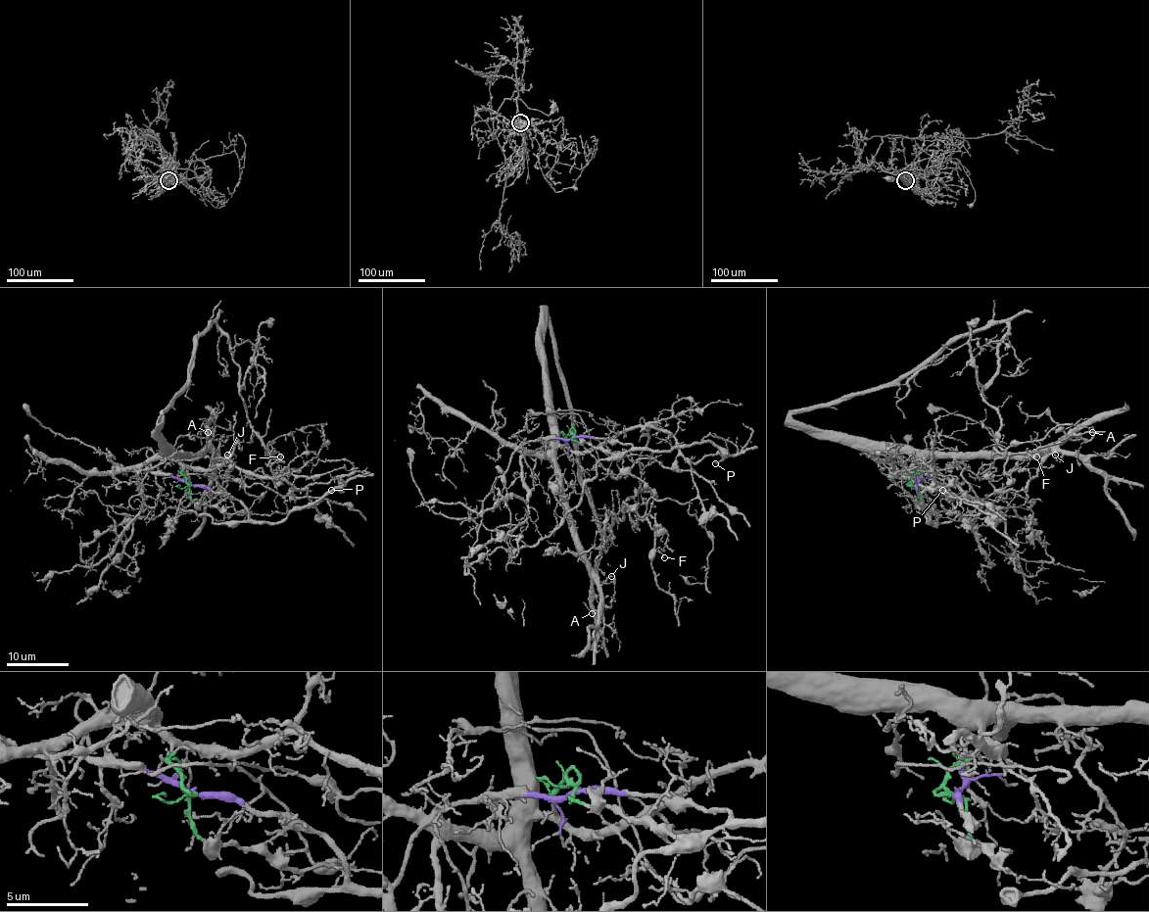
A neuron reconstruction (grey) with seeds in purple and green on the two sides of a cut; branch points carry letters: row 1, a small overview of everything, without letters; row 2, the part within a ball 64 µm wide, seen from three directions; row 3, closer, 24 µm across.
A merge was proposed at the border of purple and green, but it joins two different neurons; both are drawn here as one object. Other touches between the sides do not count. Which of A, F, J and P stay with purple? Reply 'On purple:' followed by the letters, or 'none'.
On purple: P

